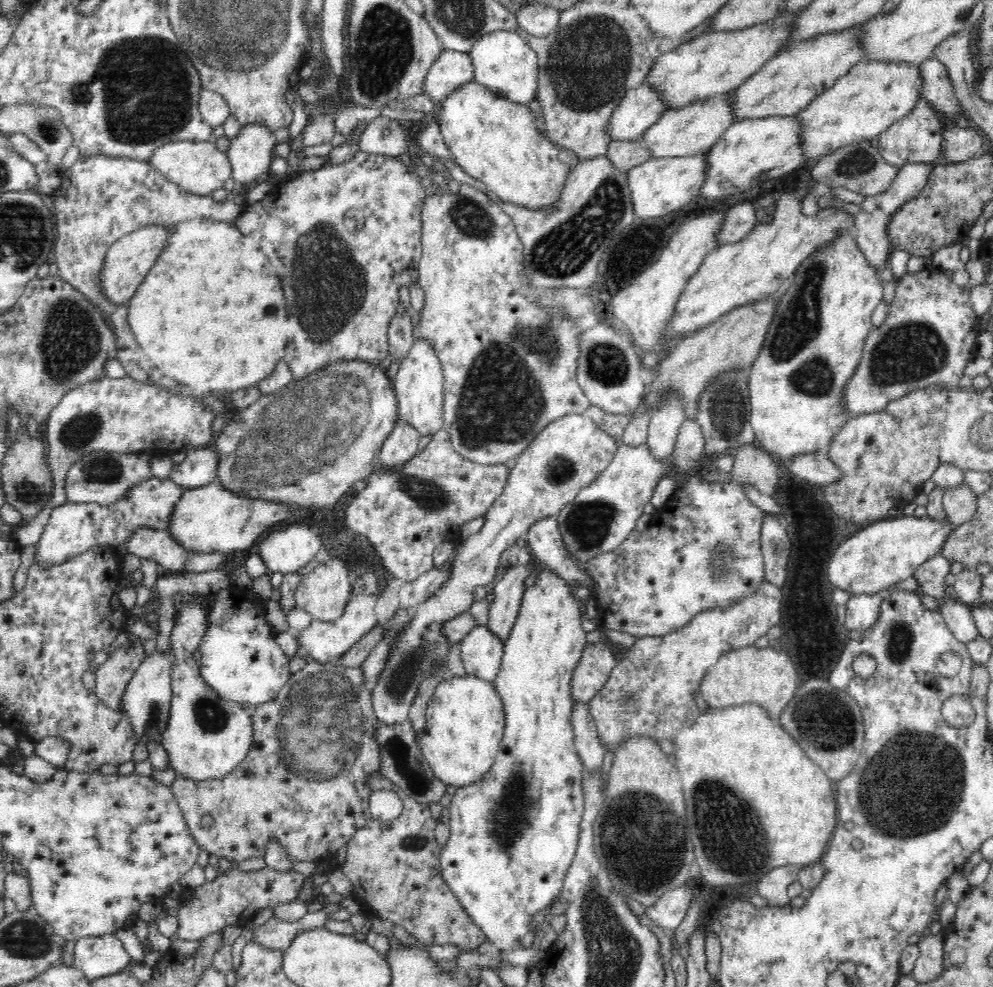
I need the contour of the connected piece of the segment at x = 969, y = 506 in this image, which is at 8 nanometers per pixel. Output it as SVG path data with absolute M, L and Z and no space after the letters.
M966 484L945 489L943 492L943 507L947 518L955 527L961 523L968 522L977 509L977 497Z

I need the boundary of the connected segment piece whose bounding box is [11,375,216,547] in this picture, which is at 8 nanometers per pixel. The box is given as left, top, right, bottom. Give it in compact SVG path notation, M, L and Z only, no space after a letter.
M128 375L123 378L106 376L68 392L50 411L46 424L47 463L53 478L52 494L33 519L20 524L12 532L12 538L21 547L35 545L39 541L52 509L67 502L63 492L65 472L86 454L96 451L130 454L158 447L180 450L188 444L194 444L197 448L207 447L212 440L212 422L216 412L186 402L184 398L172 398L173 393L153 383L136 381Z

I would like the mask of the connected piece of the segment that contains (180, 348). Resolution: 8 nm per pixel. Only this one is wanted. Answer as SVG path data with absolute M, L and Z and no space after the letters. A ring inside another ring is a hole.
M204 218L170 226L167 246L127 305L128 324L144 352L158 368L166 364L164 370L170 370L170 378L176 382L202 390L198 393L210 390L227 395L270 376L284 356L288 312L278 272L260 252L258 241L242 234L231 222ZM270 284L276 286L276 294L270 294Z

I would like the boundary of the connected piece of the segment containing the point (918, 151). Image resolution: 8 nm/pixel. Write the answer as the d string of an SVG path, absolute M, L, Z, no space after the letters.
M920 94L920 100L916 103L915 108L879 135L877 150L886 163L898 169L903 168L909 163L941 164L943 162L944 130L945 128L942 122L940 122L940 118L937 118L936 112L932 110L932 105L924 100L922 94Z

